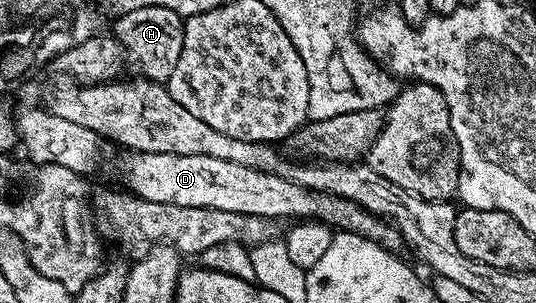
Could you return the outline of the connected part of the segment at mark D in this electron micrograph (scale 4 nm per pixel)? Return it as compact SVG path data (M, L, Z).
M26 106L16 114L21 149L26 149L27 156L34 164L60 164L60 168L72 168L72 172L83 176L91 176L101 166L112 164L117 167L118 178L126 185L123 187L128 188L129 193L156 204L216 208L224 212L275 220L319 220L339 231L347 230L364 236L391 252L397 251L398 245L403 245L404 239L397 226L379 218L377 214L369 214L352 200L344 200L335 194L324 194L319 190L309 190L278 174L244 168L244 164L220 160L216 156L176 156L125 148L118 151L108 145L101 135L92 132L92 128L72 124L72 120L64 120L64 116L56 116L51 110L38 106Z

